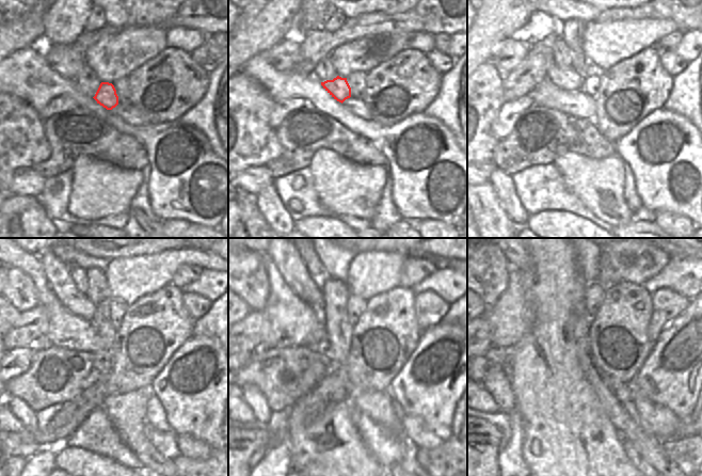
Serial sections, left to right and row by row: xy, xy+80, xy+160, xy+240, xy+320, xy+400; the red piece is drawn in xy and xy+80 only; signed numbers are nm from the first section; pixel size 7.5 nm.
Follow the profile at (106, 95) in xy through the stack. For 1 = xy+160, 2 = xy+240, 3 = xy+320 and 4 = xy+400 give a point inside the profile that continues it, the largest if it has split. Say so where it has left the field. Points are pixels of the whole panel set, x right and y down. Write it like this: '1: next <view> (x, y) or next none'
1: next xy+160 (565, 79)
2: next xy+240 (57, 273)
3: next xy+320 (287, 259)
4: next xy+400 (520, 259)

